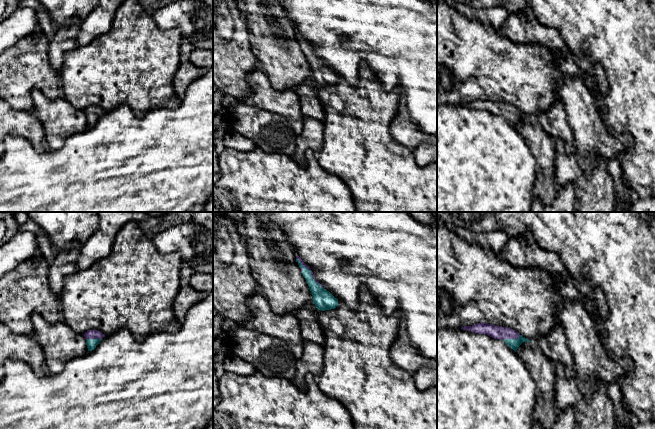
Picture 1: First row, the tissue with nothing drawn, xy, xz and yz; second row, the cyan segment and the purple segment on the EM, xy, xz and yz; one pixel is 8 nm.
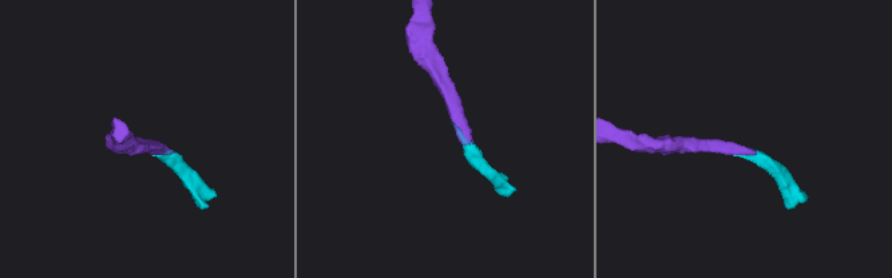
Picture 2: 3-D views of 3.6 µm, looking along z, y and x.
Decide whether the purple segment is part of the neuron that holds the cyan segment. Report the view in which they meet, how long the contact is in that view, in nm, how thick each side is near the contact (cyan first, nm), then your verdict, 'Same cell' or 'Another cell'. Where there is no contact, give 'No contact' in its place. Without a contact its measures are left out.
Touches cyan in xz. Shared border 340 nm. Thickness 160 nm (cyan) against 30 nm. Same cell

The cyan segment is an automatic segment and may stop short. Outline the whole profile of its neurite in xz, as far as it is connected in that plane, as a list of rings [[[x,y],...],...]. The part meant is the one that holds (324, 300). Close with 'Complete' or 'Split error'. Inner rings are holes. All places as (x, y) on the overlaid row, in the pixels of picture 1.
[[[296,255],[296,262],[309,286],[316,308],[321,311],[335,309],[338,306],[337,298],[314,278],[311,268],[307,266],[298,255]]]. Split error

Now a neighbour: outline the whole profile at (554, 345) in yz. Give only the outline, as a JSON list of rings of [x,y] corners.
[[[561,325],[555,326],[549,334],[534,342],[553,363],[563,364],[569,378],[574,375],[573,354]]]

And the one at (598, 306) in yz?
[[[596,287],[593,291],[593,298],[591,301],[586,300],[580,294],[581,300],[585,305],[586,309],[590,315],[594,318],[595,316],[601,318],[607,318],[609,313],[608,303],[606,301],[605,295],[601,288]]]

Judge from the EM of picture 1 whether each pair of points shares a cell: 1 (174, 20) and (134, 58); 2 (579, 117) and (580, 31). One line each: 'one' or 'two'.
1: two
2: two

